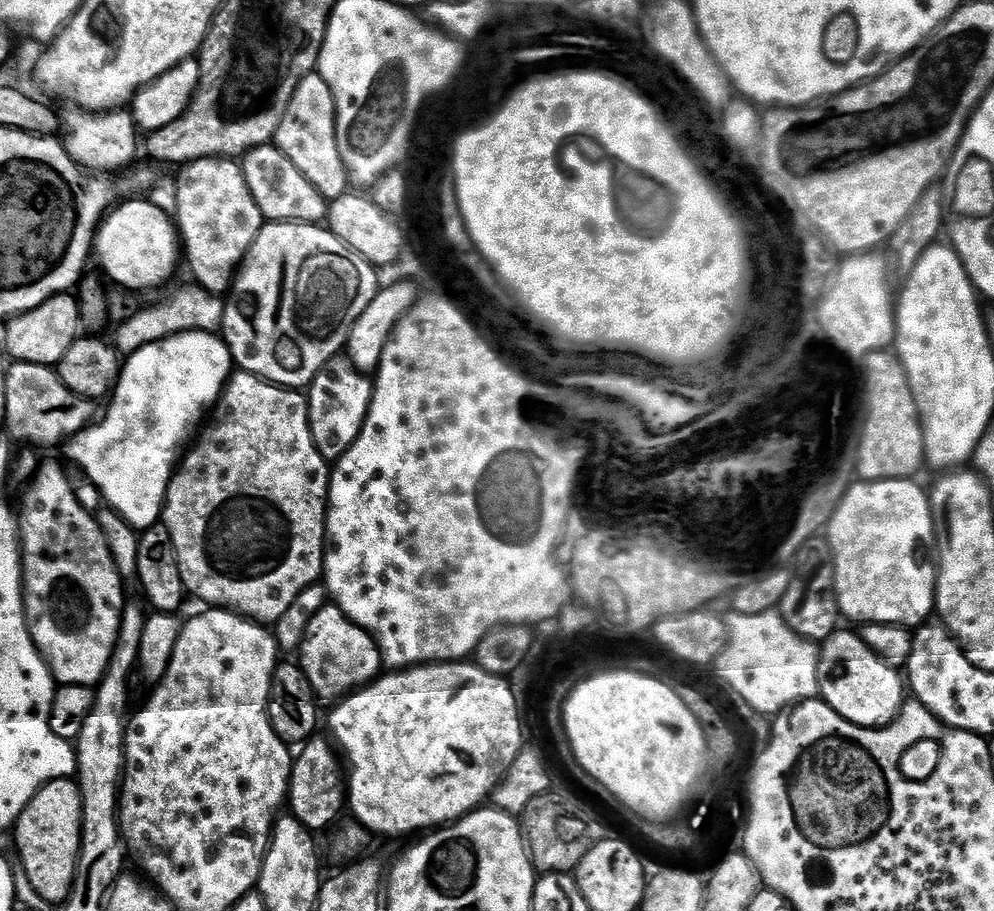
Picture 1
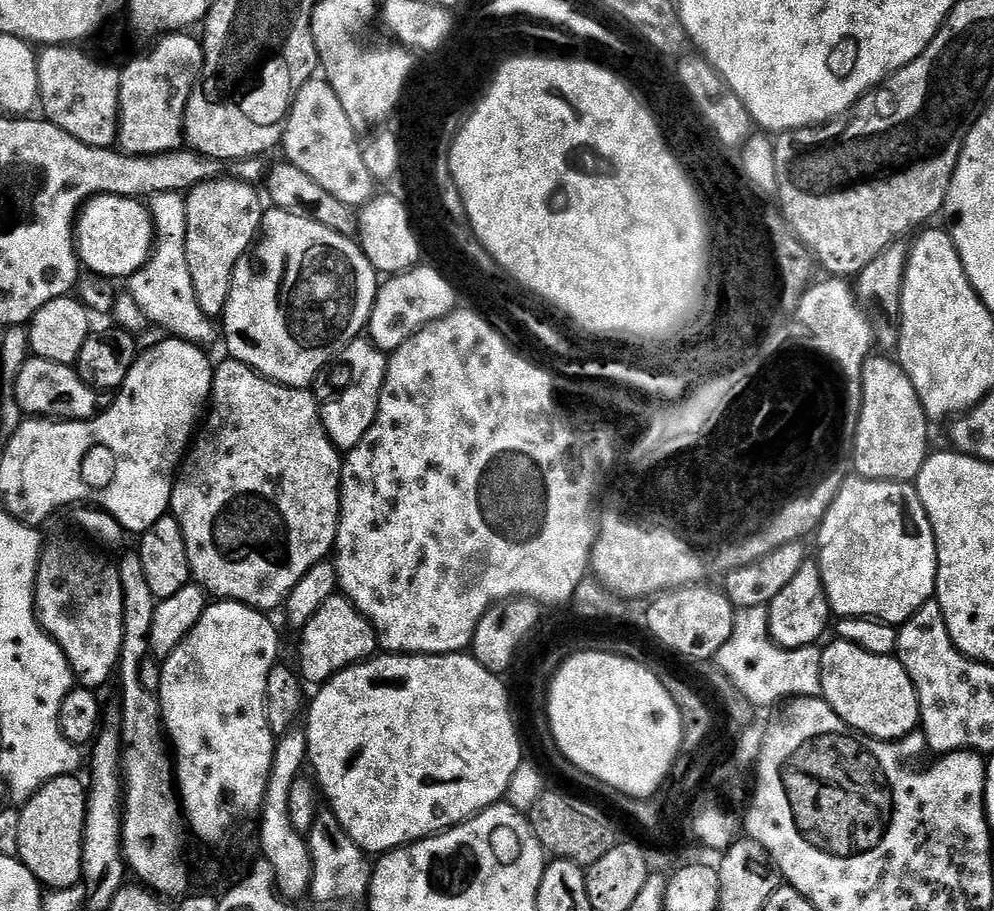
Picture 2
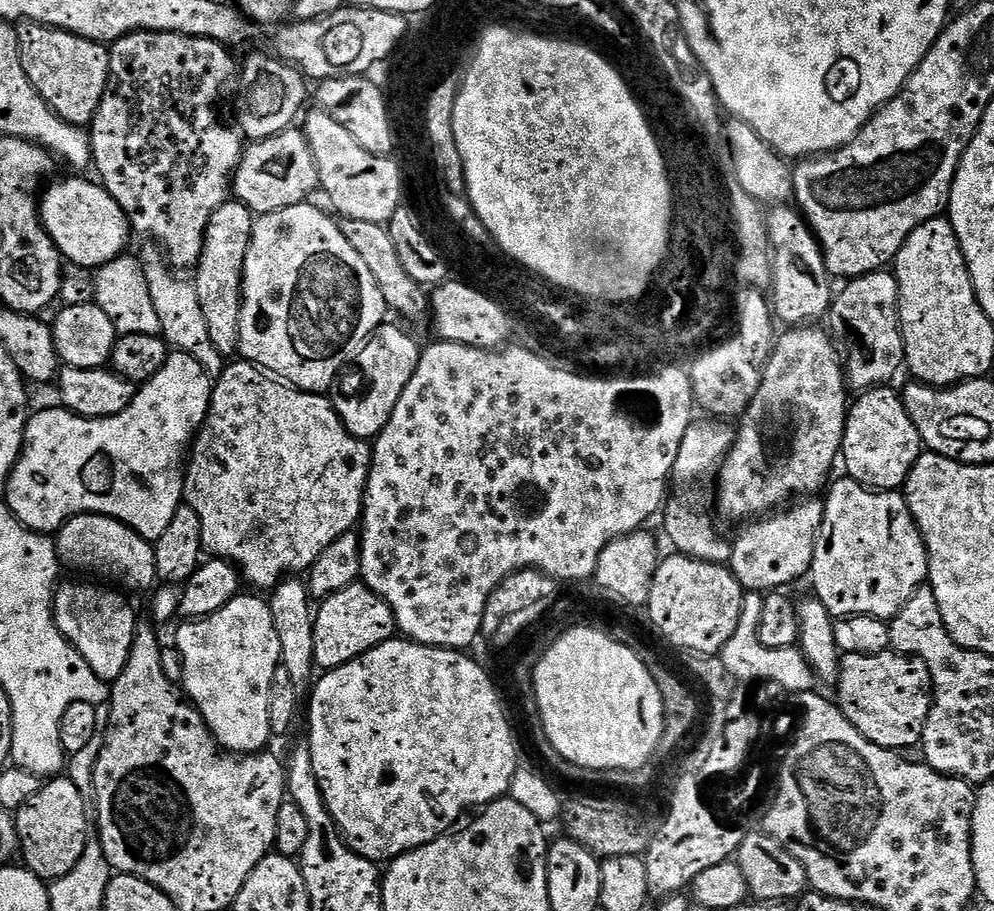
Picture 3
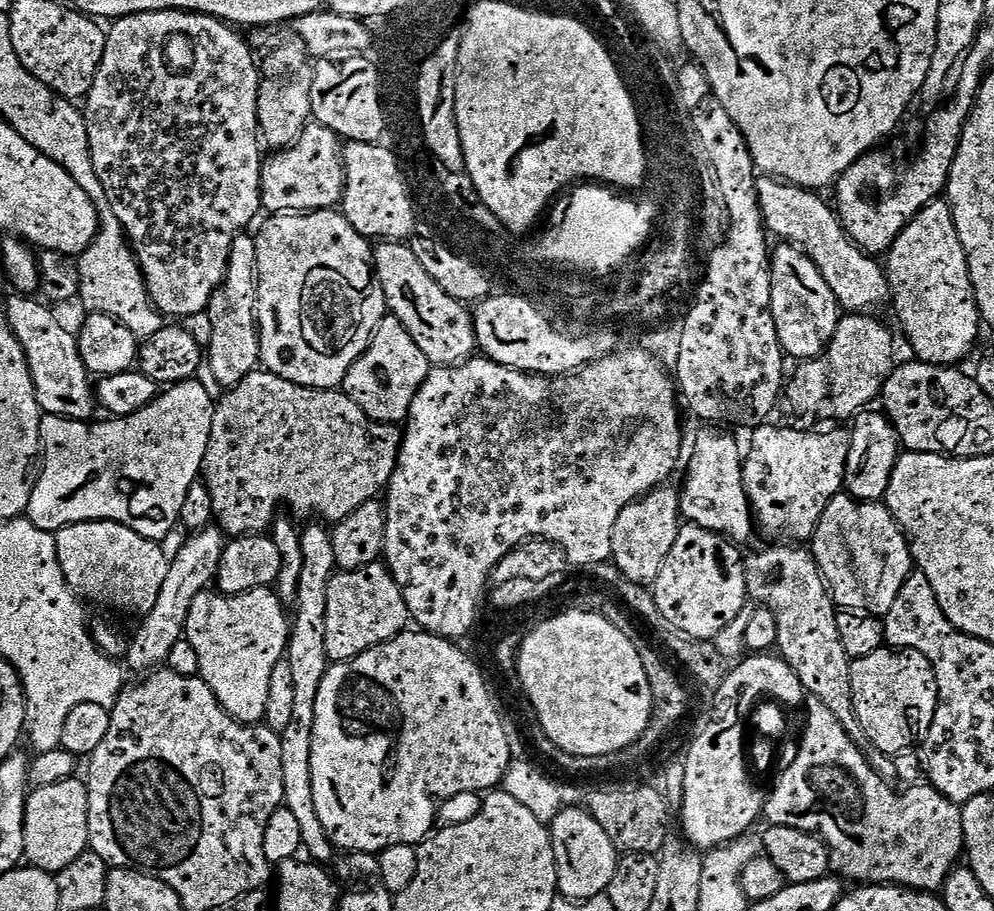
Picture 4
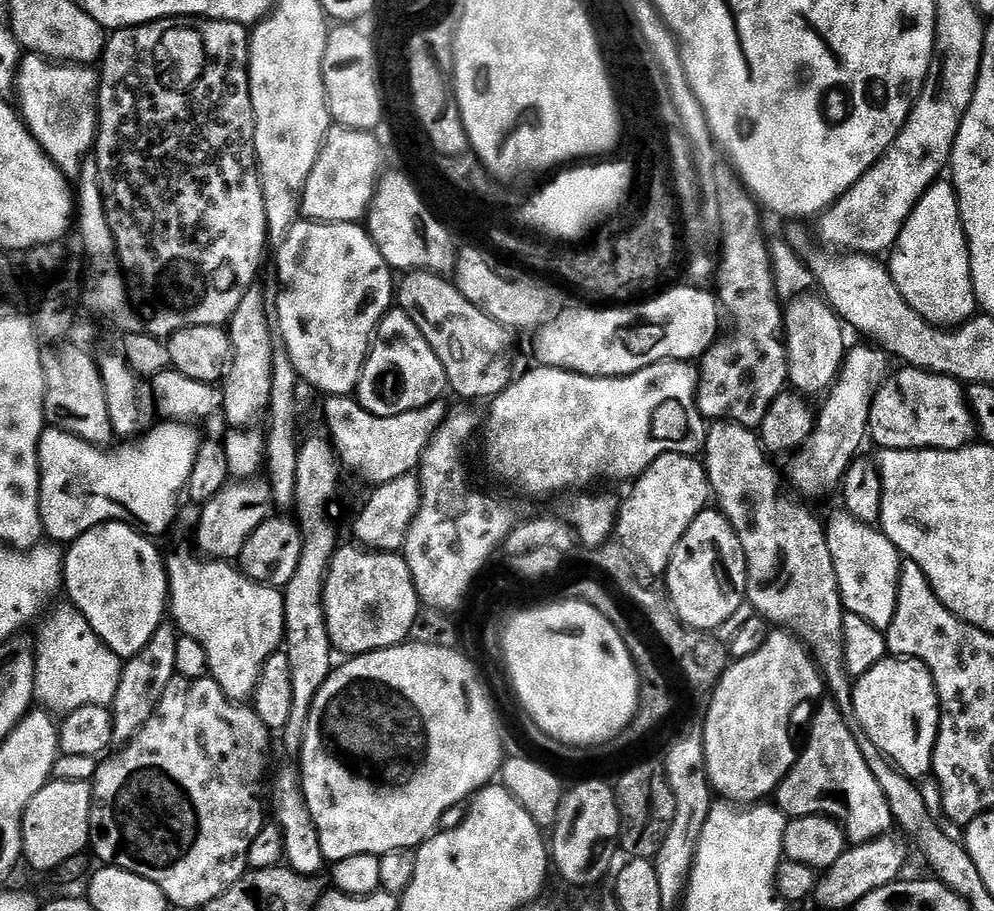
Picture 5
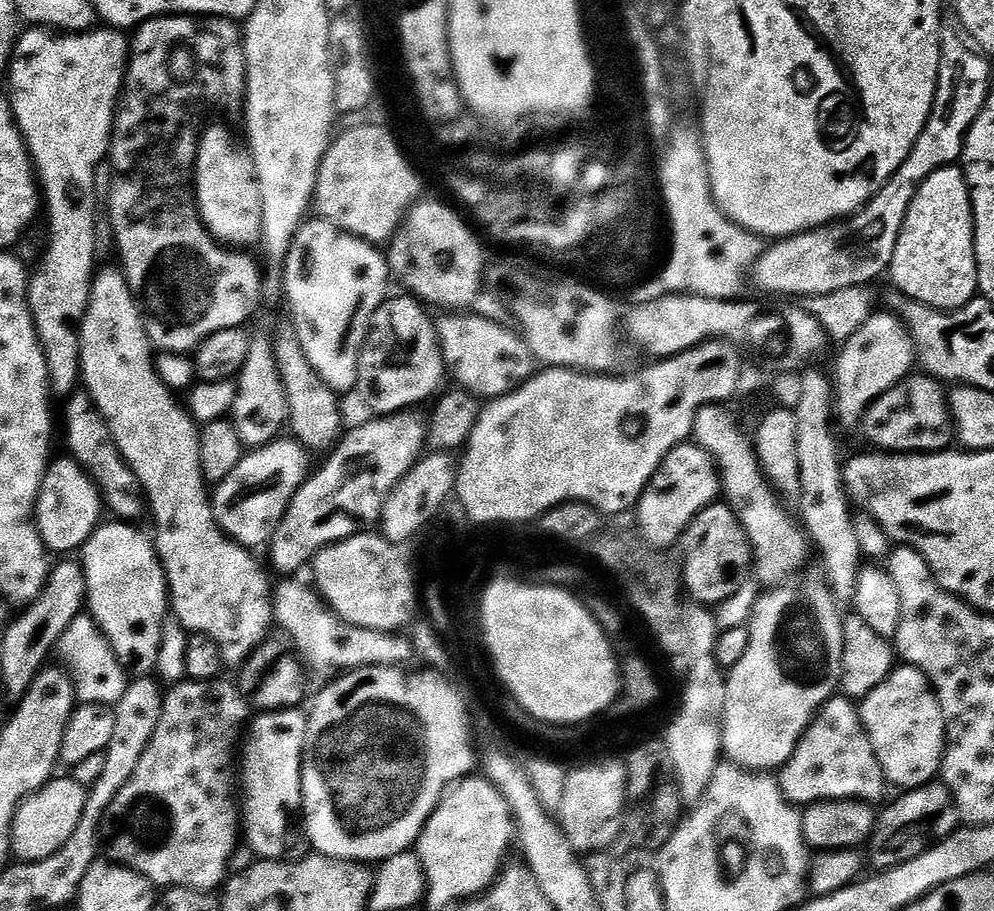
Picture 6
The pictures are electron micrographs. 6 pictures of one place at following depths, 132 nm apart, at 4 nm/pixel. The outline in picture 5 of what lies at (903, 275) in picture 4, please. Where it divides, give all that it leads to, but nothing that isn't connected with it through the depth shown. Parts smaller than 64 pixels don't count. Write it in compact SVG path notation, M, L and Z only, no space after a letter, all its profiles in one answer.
M951 183L931 184L926 194L922 194L910 218L906 218L890 255L892 261L887 261L886 267L892 273L894 286L898 286L902 298L906 298L910 307L922 314L926 322L951 330L977 315L968 239L960 217L956 189Z

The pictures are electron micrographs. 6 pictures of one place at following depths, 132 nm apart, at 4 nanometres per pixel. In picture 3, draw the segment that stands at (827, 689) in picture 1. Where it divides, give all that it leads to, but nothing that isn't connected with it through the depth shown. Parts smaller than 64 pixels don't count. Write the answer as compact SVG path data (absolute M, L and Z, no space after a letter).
M895 650L873 656L847 654L840 661L838 707L870 742L883 748L908 750L924 739L924 727L932 708L932 675L926 662Z

